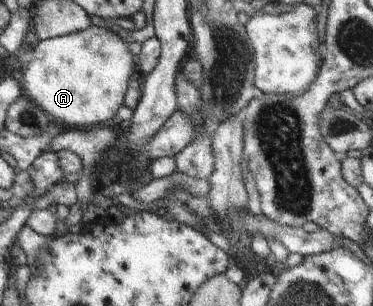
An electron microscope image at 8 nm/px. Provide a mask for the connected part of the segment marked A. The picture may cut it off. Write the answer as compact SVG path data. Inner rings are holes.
M92 24L90 29L80 33L33 41L35 48L32 54L20 60L22 72L18 79L23 95L32 99L34 105L38 105L54 122L66 129L100 127L117 115L128 89L128 79L137 74L136 57L118 34Z

